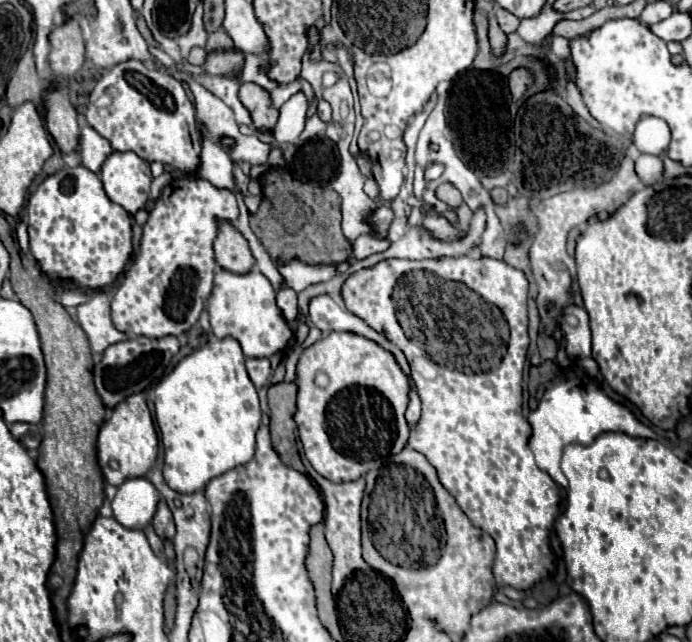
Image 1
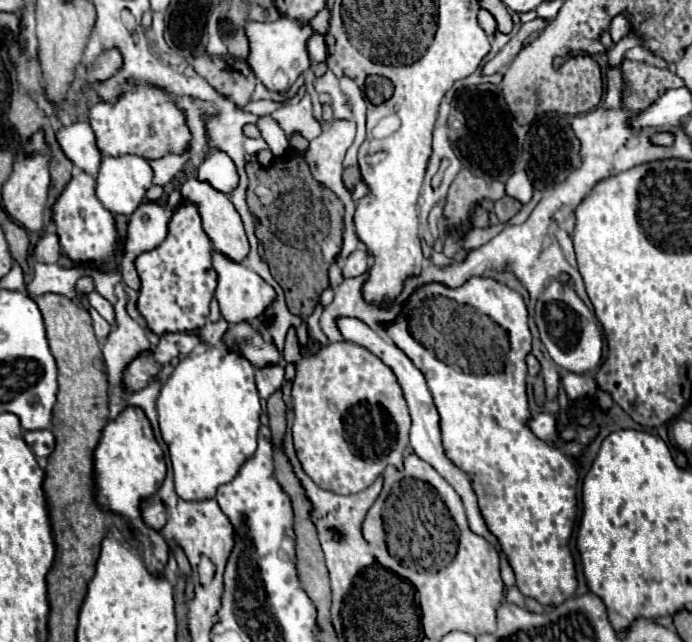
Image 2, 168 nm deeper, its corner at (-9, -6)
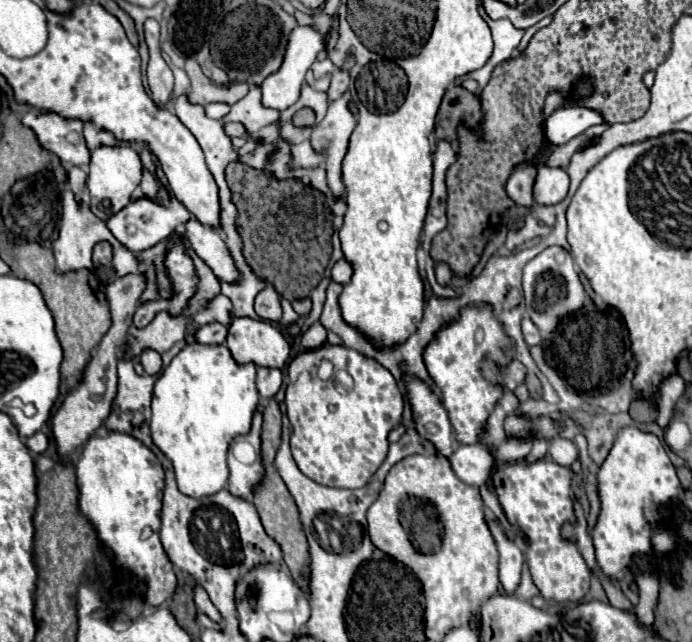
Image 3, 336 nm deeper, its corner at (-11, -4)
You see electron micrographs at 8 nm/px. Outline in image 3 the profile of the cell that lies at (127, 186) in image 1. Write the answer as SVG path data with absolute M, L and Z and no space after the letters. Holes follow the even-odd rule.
M104 146L96 148L90 154L90 164L88 164L88 178L86 178L86 188L90 194L90 210L102 218L108 220L116 212L120 212L126 204L132 200L132 192L140 184L142 178L142 162L138 152L132 146Z

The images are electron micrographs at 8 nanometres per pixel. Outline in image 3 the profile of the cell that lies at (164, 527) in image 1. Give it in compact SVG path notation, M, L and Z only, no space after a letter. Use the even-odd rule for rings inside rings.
M196 586L196 590L194 590L194 600L196 600L196 606L198 606L198 610L202 612L202 614L206 614L212 622L222 622L222 616L220 616L220 612L216 610L216 606L210 602L210 598L208 598L208 594L200 588L200 586Z

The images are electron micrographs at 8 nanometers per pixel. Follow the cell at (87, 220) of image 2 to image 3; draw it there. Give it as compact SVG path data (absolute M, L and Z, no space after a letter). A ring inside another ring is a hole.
M70 166L68 168L68 186L76 194L76 198L82 198L82 190L86 186L86 172L78 166Z

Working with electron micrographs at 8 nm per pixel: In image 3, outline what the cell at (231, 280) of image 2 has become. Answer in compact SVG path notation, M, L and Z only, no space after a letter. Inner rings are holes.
M196 218L184 224L184 238L194 248L194 252L212 268L216 278L224 282L234 282L238 278L234 260L230 258L220 234L206 224L200 224Z

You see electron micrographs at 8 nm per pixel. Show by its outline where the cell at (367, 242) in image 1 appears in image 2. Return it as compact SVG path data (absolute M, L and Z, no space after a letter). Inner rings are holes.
M354 250L354 252L348 256L348 260L346 260L344 268L342 268L342 274L344 274L346 278L364 274L366 270L370 270L368 260L370 260L370 254L368 254L368 252L364 252L364 250Z

